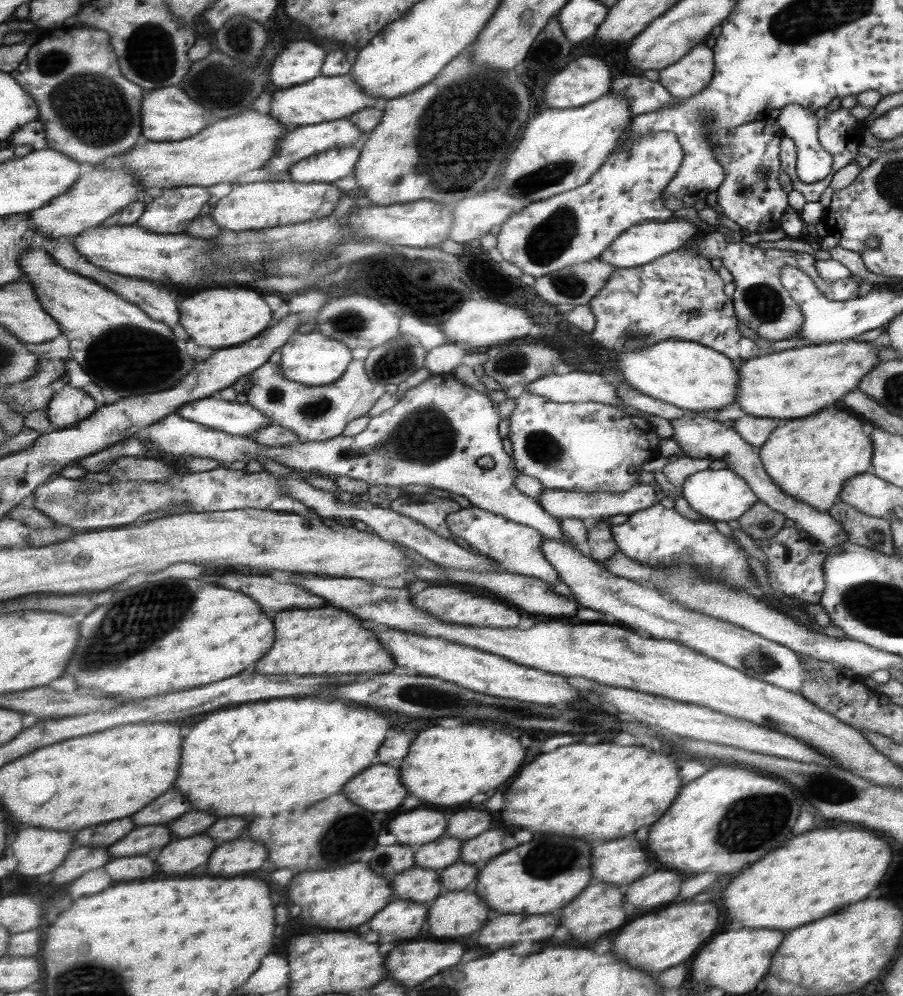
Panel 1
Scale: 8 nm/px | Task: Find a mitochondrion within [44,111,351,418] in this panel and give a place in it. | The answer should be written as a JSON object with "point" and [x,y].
{"point":[121,332]}

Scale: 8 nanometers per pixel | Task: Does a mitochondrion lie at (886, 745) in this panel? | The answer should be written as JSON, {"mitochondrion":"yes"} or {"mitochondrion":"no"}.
{"mitochondrion":"no"}

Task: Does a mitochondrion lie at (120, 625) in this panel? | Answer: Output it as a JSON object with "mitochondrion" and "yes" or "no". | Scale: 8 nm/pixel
{"mitochondrion":"yes"}

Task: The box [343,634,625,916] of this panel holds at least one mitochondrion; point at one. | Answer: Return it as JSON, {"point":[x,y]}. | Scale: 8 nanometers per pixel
{"point":[542,862]}

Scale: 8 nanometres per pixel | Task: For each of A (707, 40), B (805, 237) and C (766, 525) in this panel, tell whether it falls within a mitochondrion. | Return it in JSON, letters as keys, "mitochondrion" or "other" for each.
{"A":"other","B":"other","C":"other"}

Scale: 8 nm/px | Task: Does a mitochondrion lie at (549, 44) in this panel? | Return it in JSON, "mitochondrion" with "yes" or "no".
{"mitochondrion":"yes"}

